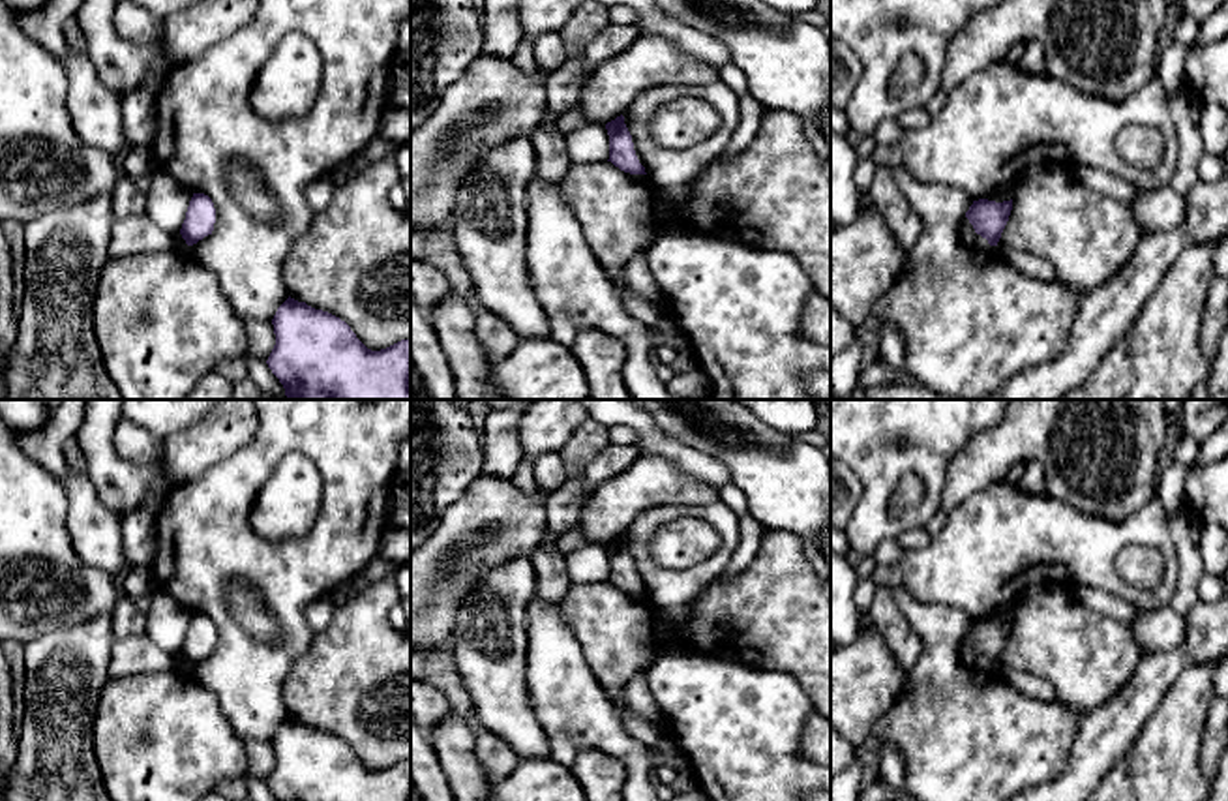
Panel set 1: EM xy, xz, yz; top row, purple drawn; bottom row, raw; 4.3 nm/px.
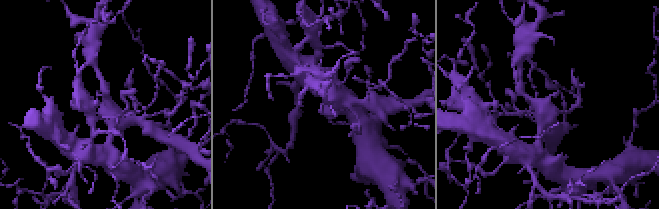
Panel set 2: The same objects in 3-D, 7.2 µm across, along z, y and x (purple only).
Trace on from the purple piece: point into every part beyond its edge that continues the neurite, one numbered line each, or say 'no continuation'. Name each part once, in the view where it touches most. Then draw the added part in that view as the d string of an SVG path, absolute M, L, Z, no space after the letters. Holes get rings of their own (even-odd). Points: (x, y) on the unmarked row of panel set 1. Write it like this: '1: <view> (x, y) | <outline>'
no continuation

